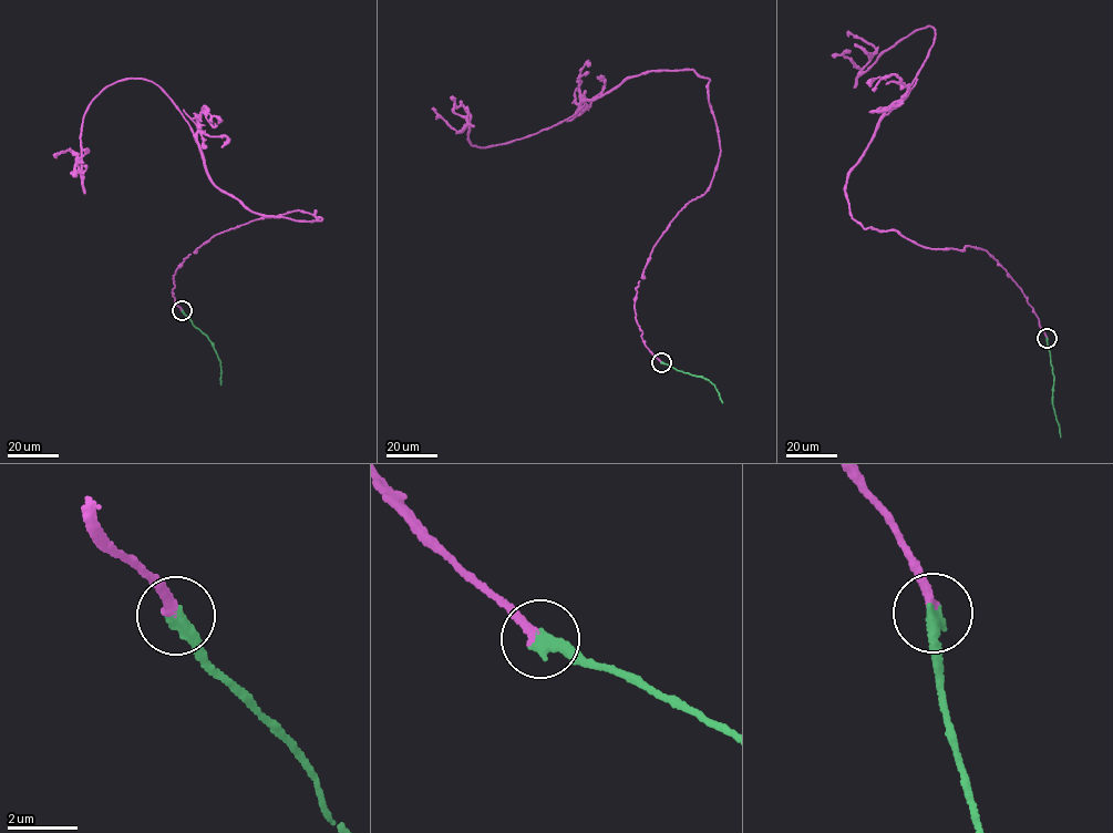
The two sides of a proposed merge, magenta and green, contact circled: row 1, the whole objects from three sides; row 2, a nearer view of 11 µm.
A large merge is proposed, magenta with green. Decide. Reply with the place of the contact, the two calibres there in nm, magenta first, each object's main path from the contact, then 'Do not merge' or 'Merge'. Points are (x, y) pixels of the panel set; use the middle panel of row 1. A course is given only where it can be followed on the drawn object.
Place: (661, 362). Thickness 280 nm (magenta) against 380 nm. Course of magenta: (661, 361), (642, 340), (635, 288), (712, 178), (709, 79), (648, 71), (557, 124), (480, 147), (433, 108). Course of green: (661, 361), (708, 380), (722, 402). Merge

